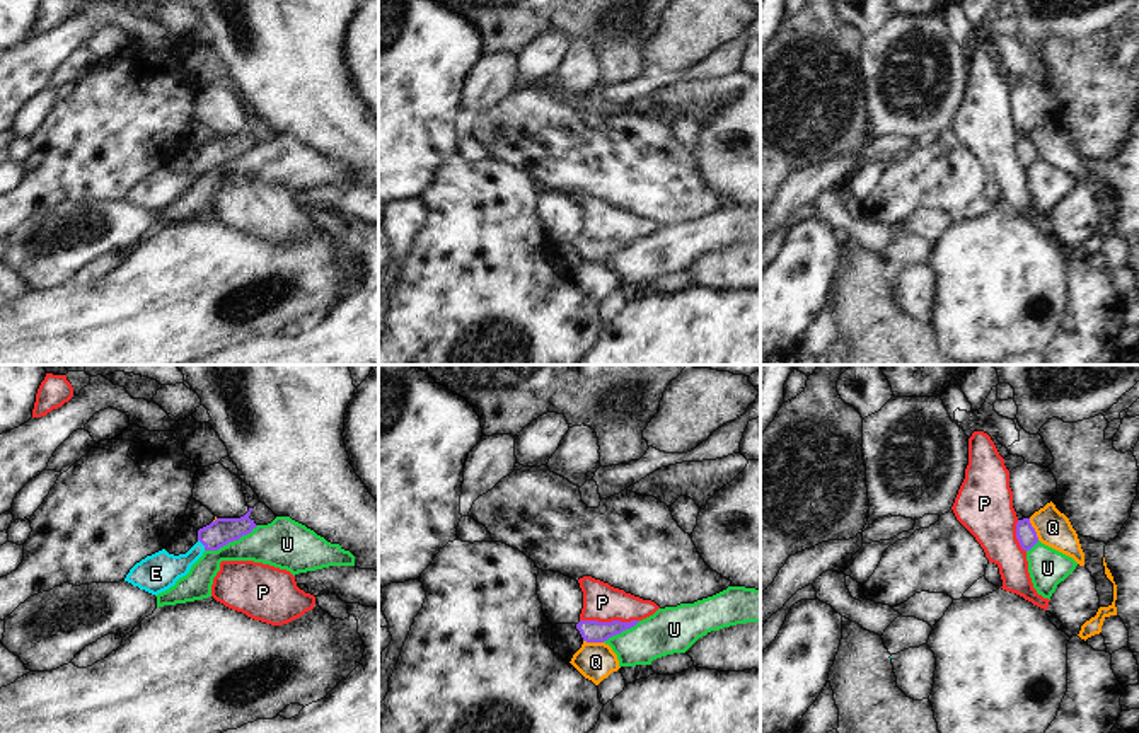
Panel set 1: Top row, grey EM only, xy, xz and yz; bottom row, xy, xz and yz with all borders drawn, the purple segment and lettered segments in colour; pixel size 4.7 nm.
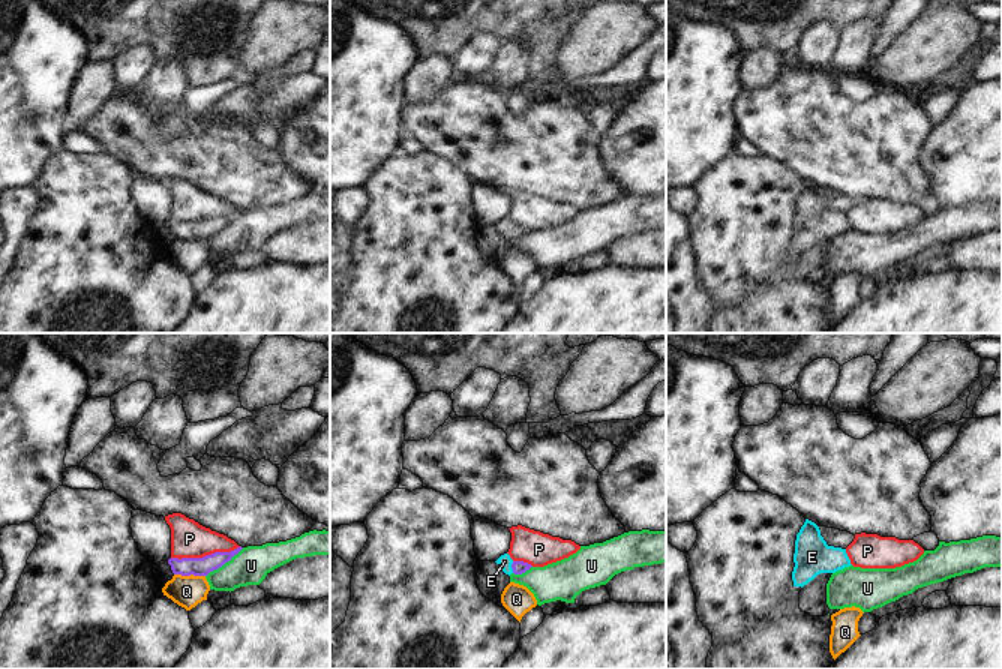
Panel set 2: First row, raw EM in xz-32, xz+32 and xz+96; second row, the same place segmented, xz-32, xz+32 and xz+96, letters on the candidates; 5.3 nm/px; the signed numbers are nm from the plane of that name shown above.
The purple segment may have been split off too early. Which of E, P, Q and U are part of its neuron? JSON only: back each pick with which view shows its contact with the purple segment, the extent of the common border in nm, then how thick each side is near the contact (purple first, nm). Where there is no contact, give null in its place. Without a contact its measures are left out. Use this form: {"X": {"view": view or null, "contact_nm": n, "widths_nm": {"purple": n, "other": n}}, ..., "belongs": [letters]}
{"E": {"view": "xy", "contact_nm": 70, "widths_nm": {"purple": 120, "other": 180}}, "belongs": ["E"]}

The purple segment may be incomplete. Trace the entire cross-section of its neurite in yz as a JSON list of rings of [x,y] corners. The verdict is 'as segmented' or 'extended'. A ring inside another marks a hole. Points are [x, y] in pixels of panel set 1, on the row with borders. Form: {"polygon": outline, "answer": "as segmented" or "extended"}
{"polygon": [[[1030,518],[1018,520],[1016,539],[1023,551],[1030,551],[1038,542],[1037,532],[1032,527]]], "answer": "as segmented"}

